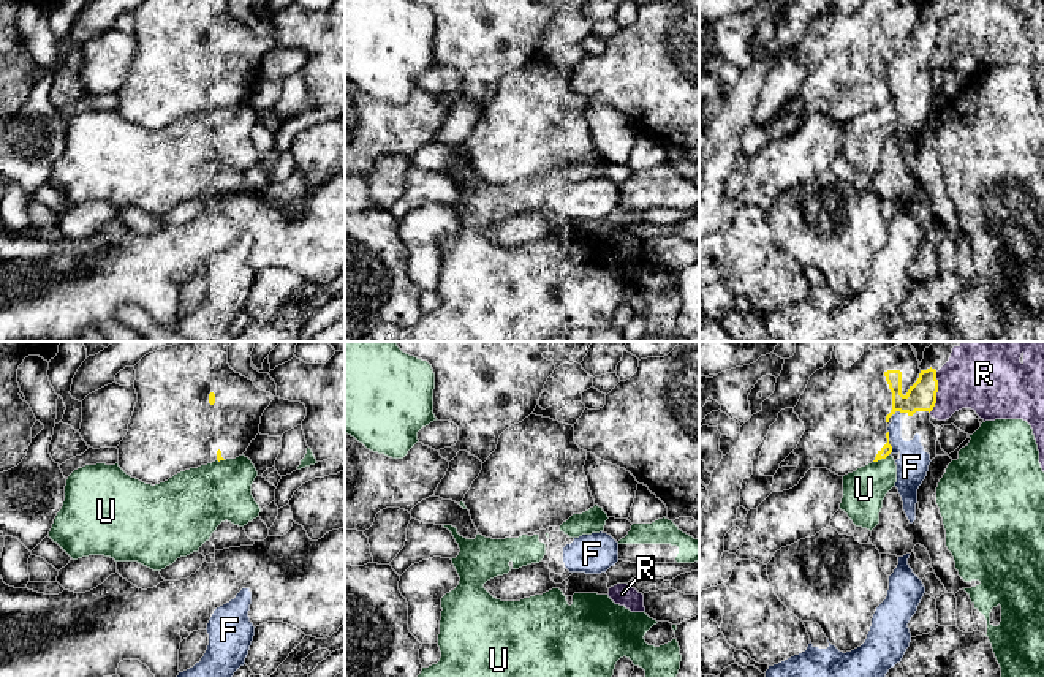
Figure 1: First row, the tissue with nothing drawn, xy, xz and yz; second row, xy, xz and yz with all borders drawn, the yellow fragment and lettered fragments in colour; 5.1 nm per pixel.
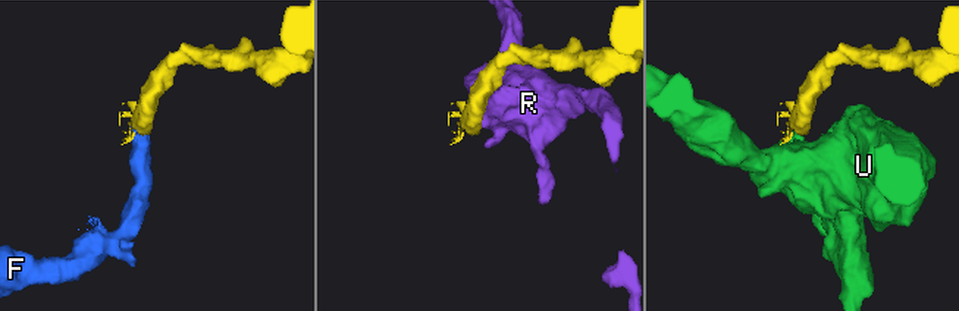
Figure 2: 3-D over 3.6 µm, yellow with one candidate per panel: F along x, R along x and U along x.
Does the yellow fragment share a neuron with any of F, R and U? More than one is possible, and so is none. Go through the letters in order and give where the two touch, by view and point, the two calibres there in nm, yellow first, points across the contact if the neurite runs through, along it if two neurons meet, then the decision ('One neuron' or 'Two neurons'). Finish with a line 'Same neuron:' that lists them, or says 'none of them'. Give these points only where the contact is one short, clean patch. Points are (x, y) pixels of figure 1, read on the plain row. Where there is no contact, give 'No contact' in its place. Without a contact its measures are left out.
F: Touches yellow at yz (888, 81). Thickness 60 nm (yellow) against 160 nm. One neuron
R: Touches yellow at yz (937, 37). Thickness 150 nm (yellow) against 300 nm. Two neurons
U: Touches yellow at yz (880, 105). Thickness 60 nm (yellow) against 220 nm. Two neurons
Same neuron: F

